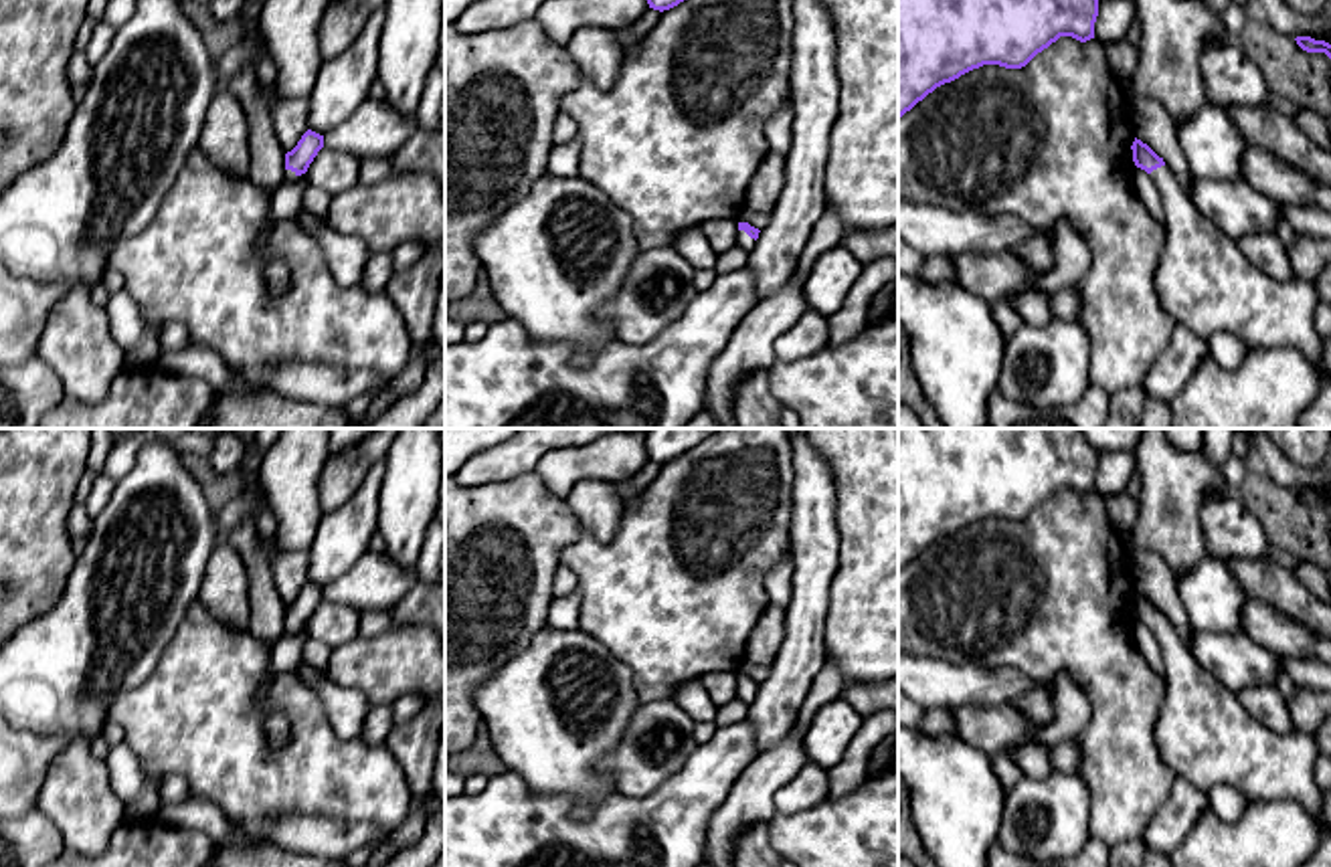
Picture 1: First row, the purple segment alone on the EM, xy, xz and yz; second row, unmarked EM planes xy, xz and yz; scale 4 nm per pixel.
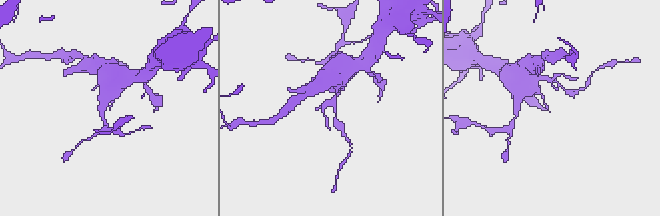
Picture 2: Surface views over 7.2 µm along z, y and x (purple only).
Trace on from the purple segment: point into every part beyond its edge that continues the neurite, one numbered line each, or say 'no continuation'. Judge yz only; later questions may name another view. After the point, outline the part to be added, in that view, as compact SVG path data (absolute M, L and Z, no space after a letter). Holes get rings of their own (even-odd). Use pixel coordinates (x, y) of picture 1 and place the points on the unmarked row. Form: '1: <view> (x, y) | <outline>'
1: yz (1204, 734) | M1169 618L1149 629L1165 667L1157 746L1175 776L1204 792L1232 784L1248 800L1293 798L1319 818L1321 790L1313 770L1321 752L1315 736L1266 730L1197 663Z

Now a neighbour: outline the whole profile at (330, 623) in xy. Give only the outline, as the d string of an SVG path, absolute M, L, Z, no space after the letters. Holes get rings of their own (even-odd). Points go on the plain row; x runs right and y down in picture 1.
M322 600L307 620L307 637L330 645L332 649L358 637L360 612Z

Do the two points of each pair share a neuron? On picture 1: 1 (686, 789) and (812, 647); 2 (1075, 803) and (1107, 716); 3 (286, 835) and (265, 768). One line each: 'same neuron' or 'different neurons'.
1: different neurons
2: different neurons
3: different neurons

